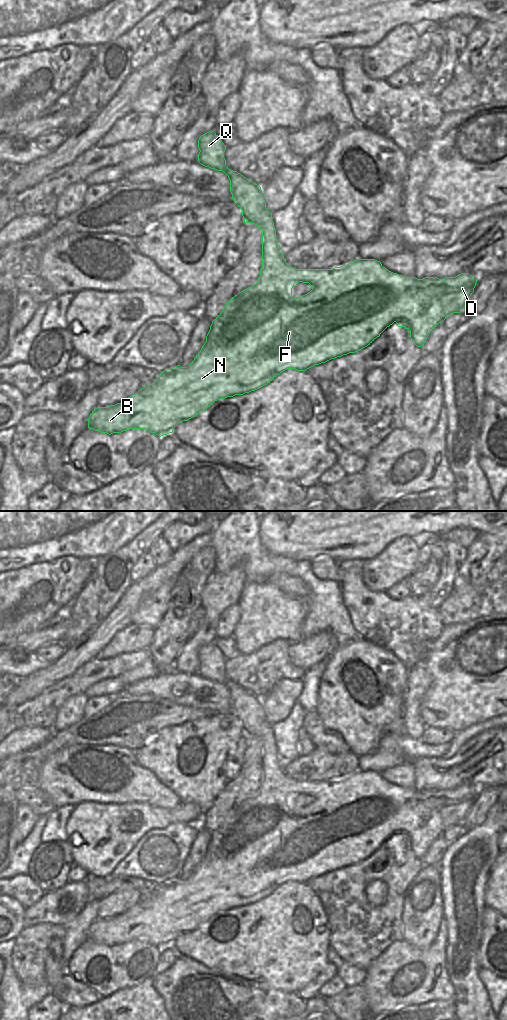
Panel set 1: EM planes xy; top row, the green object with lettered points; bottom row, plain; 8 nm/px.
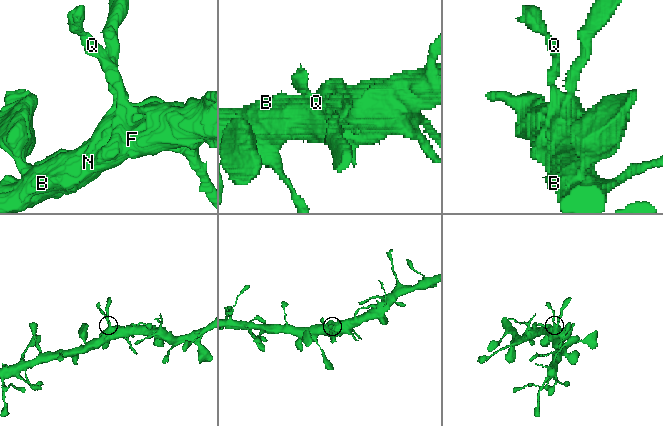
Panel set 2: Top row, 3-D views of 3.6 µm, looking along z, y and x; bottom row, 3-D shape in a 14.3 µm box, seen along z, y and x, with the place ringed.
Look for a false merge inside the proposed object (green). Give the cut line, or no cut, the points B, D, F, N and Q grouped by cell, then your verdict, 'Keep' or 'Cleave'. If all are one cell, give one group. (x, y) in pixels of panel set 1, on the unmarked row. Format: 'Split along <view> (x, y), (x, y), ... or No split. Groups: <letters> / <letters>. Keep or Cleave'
No split. Groups: B D F N Q. Keep

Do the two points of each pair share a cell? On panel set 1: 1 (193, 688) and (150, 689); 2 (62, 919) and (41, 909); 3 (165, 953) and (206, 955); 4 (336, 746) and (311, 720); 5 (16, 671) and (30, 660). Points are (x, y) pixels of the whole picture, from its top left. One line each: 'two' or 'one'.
1: one
2: one
3: two
4: one
5: one

